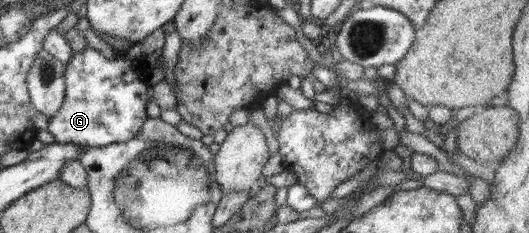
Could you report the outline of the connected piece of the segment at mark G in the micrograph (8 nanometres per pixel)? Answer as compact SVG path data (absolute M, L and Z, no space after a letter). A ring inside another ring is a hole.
M89 45L74 51L66 66L63 104L47 124L55 143L95 148L131 140L148 119L146 105L150 86L145 81L144 71L141 60L129 59L126 55L106 58Z

